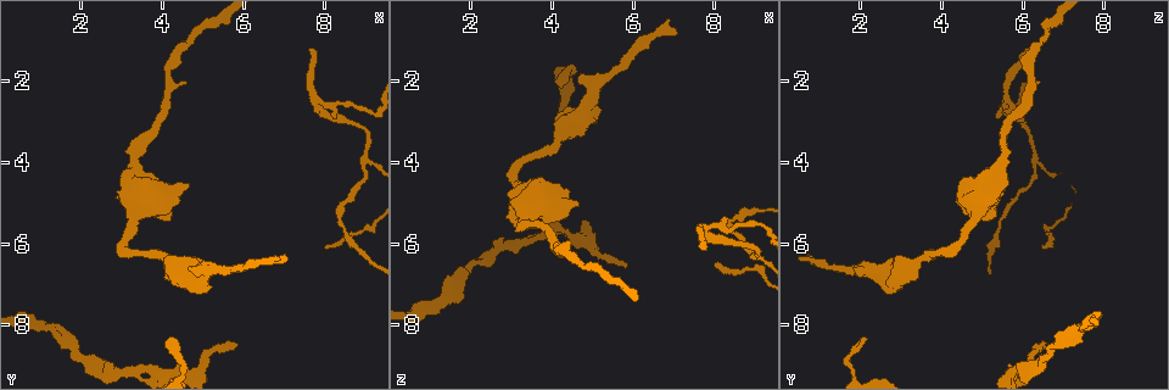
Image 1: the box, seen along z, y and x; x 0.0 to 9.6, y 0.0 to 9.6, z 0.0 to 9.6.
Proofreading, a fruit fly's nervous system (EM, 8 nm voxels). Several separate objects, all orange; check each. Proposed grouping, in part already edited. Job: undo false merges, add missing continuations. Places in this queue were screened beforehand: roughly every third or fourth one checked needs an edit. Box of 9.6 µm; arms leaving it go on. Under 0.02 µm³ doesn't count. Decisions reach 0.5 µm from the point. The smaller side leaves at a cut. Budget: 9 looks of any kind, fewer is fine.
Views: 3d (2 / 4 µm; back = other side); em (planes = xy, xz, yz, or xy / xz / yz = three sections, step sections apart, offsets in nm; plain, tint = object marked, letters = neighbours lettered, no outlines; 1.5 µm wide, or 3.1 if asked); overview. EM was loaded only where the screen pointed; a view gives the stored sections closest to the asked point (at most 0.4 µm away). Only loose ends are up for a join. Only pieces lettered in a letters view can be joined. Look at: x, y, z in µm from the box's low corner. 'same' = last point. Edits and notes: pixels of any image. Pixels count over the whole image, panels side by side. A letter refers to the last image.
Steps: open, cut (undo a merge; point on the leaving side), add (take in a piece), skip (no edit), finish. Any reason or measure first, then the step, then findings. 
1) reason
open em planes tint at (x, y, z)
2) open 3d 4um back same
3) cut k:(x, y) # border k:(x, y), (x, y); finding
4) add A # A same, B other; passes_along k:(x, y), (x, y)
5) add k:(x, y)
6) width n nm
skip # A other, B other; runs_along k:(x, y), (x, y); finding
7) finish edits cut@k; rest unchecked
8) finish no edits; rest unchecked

open em xz step 8 letters at (8.95, 4.05, 6.30)

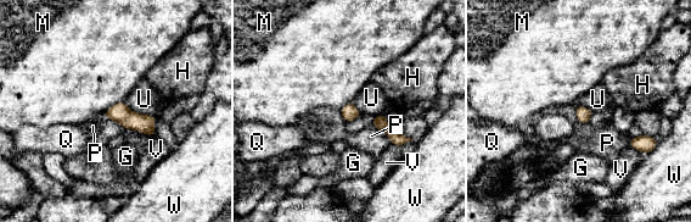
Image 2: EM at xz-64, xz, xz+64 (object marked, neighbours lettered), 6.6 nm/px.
width 100 nm; longest_contact U 240 nm
skip # G other, H other, M other, P other, Q other, U other, V other, W other; all the same neuron

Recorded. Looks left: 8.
branch stops here
open 3d 2um at (5.85, 8.40, 6.55)

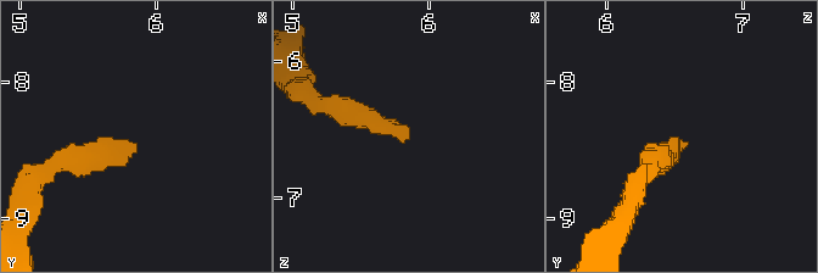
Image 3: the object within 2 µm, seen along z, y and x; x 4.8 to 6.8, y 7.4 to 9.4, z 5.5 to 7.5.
shape alone is not enough
open em planes letters at (5.84, 8.46, 6.54)

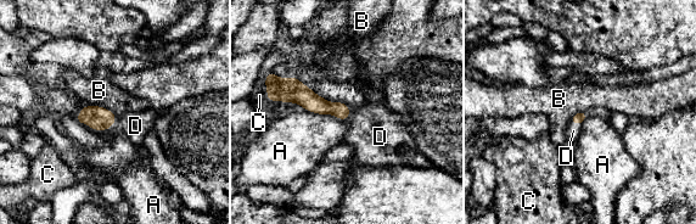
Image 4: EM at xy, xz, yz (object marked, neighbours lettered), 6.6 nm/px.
longest_contact B 360 nm
add D # A other, B other, C other, D same; it goes on there

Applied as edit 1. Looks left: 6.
see it whole again
open overview

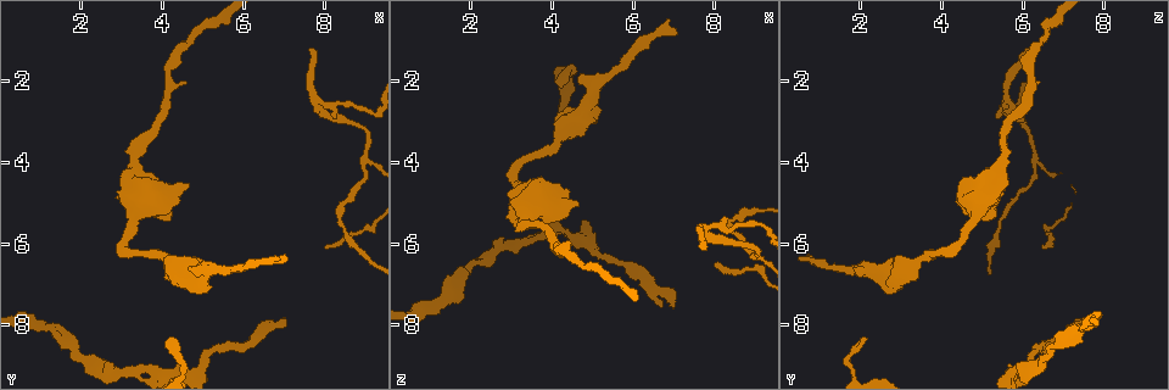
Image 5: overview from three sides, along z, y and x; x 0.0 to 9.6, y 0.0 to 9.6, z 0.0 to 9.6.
an open end
open 3d 4um at (6.95, 7.85, 7.55)

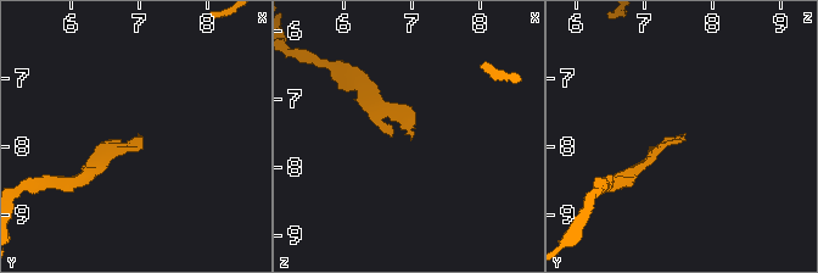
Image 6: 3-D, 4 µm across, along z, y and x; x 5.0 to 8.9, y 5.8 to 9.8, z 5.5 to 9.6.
open em planes tint at (7.00, 7.85, 7.65)

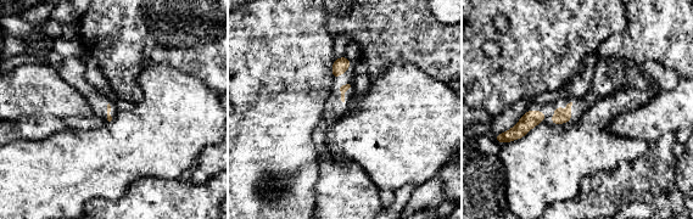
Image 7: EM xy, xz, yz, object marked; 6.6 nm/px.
open em planes letters same

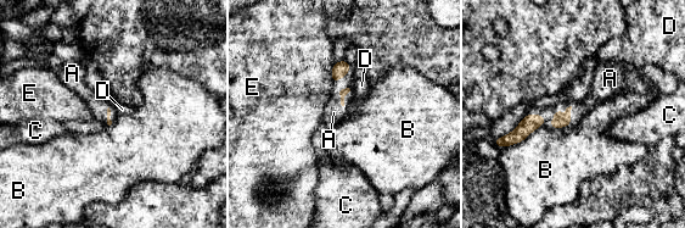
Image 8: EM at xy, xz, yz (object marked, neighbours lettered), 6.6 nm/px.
add A # A same, B other, C other, D other, E other; passes_along 8:(342, 93), (341, 100), (333, 112); the neuron continues

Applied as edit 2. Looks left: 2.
open overview

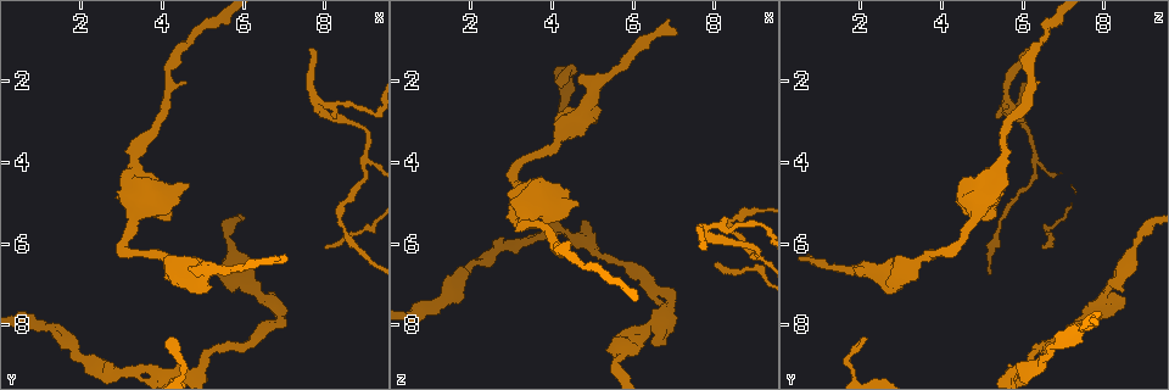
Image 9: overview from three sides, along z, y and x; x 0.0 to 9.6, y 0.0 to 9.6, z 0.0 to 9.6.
long arm stops here
open em planes letters at (7.10, 6.30, 0.80)

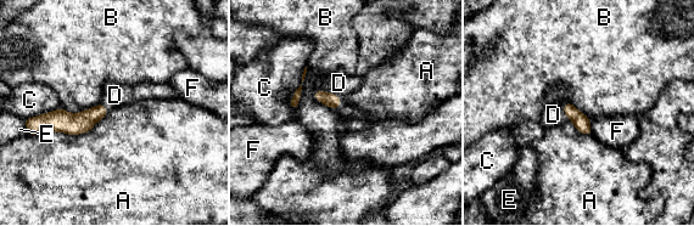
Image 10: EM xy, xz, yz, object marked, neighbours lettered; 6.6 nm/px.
longest_contact A 550 nm
add D # A other, B other, C other, D same, E other, F other; the neuron continues

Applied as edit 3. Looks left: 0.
finish edits add@4, add@8, add@10; rest unchecked

